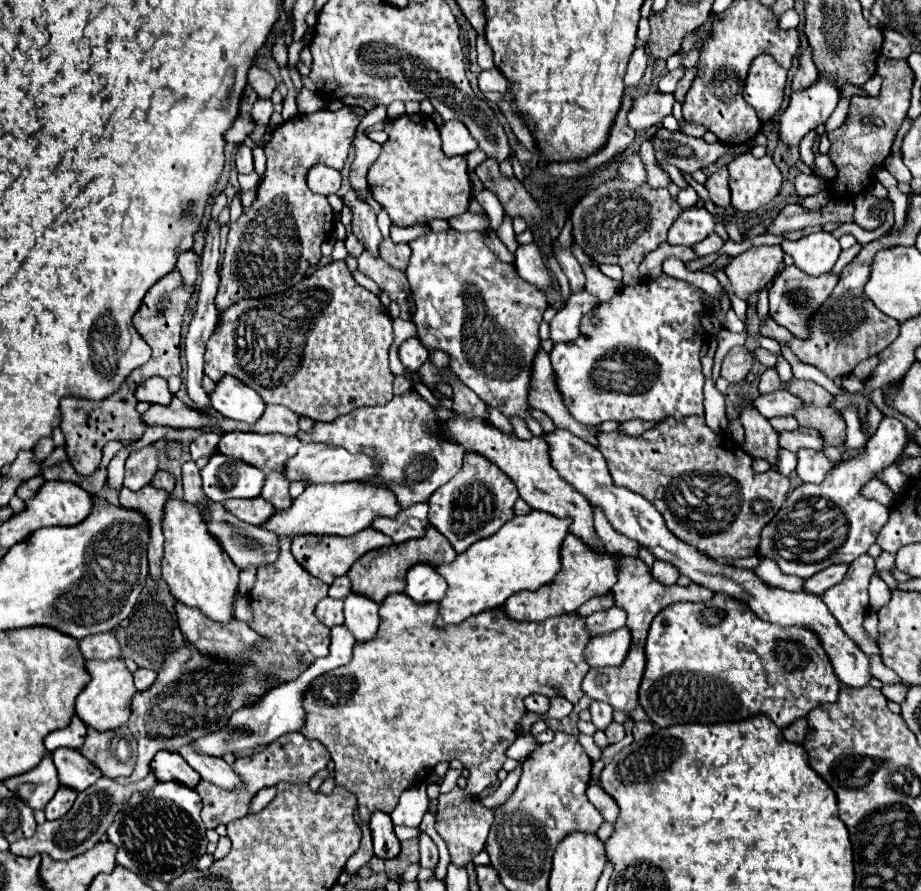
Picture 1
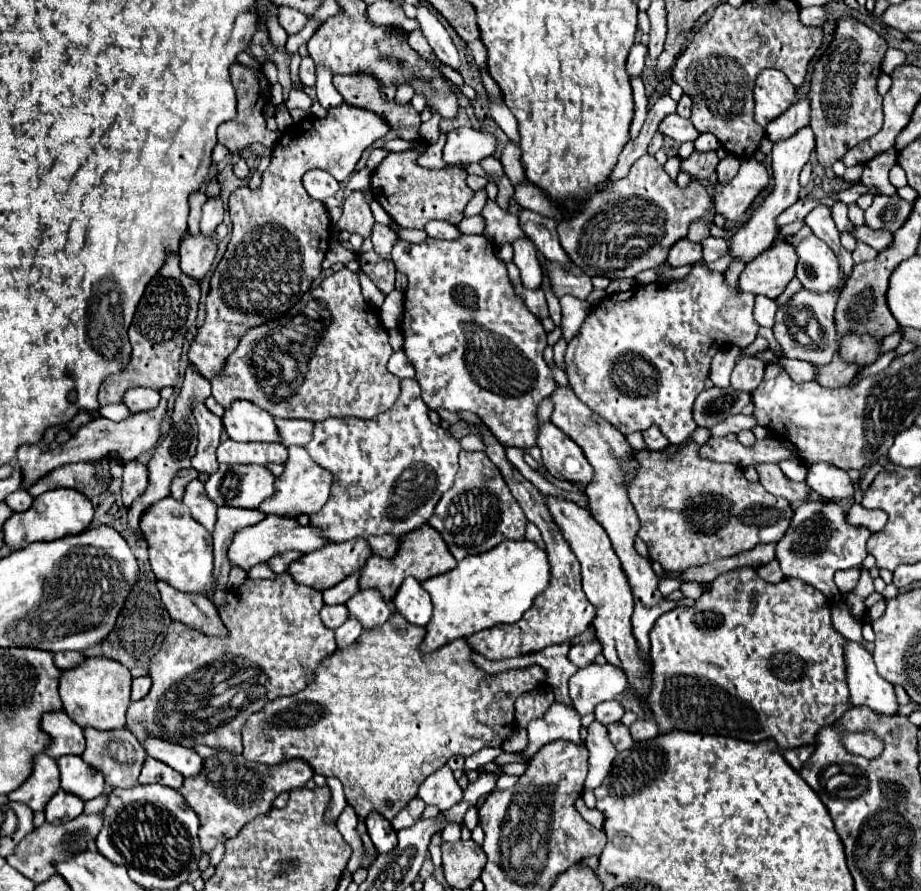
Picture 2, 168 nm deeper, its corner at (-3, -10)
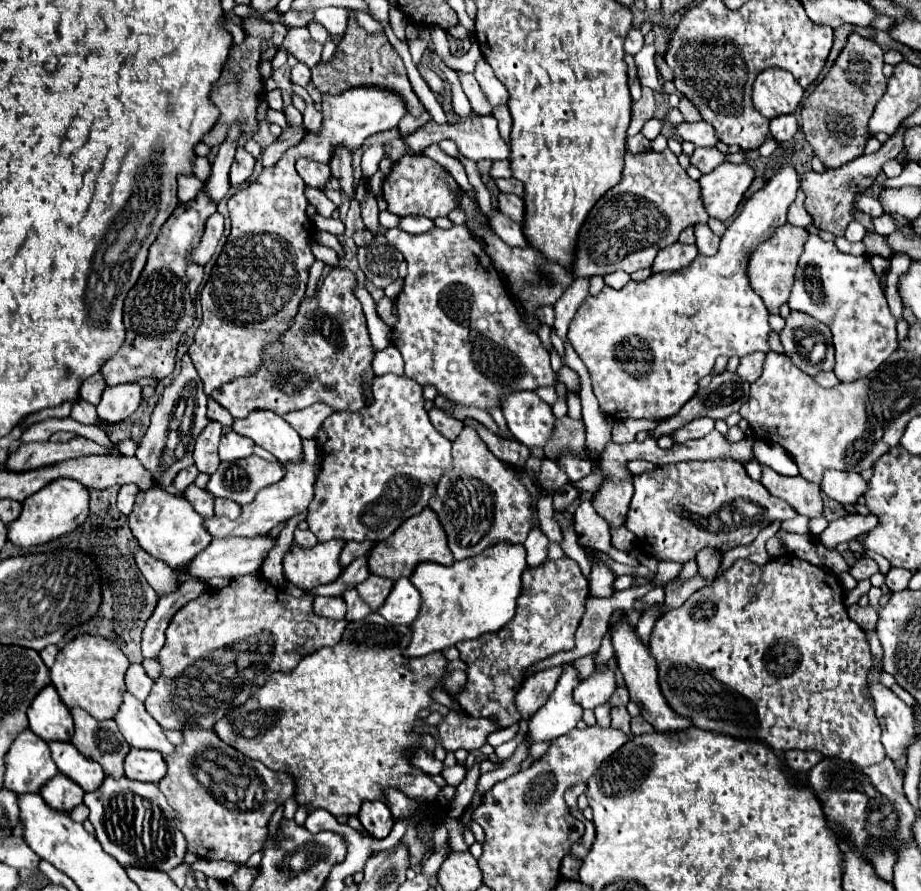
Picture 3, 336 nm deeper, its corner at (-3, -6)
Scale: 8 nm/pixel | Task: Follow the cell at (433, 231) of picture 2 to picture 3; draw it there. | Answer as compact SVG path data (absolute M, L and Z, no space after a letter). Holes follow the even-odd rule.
M411 215L411 217L403 217L399 223L399 229L407 231L411 234L420 234L427 232L435 227L433 220L420 215Z

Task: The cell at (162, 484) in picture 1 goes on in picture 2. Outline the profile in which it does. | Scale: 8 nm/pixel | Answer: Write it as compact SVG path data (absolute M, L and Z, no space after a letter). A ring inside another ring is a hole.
M187 469L187 471L179 471L179 475L173 479L171 483L171 497L175 499L183 499L183 493L185 493L185 485L193 479L197 479L197 471L195 469Z

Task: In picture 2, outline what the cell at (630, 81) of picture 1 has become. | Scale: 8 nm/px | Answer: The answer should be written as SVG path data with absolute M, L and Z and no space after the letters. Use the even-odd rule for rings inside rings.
M635 43L635 45L631 47L629 57L627 57L627 73L629 73L631 77L643 73L645 55L647 55L647 47L645 47L643 43Z

